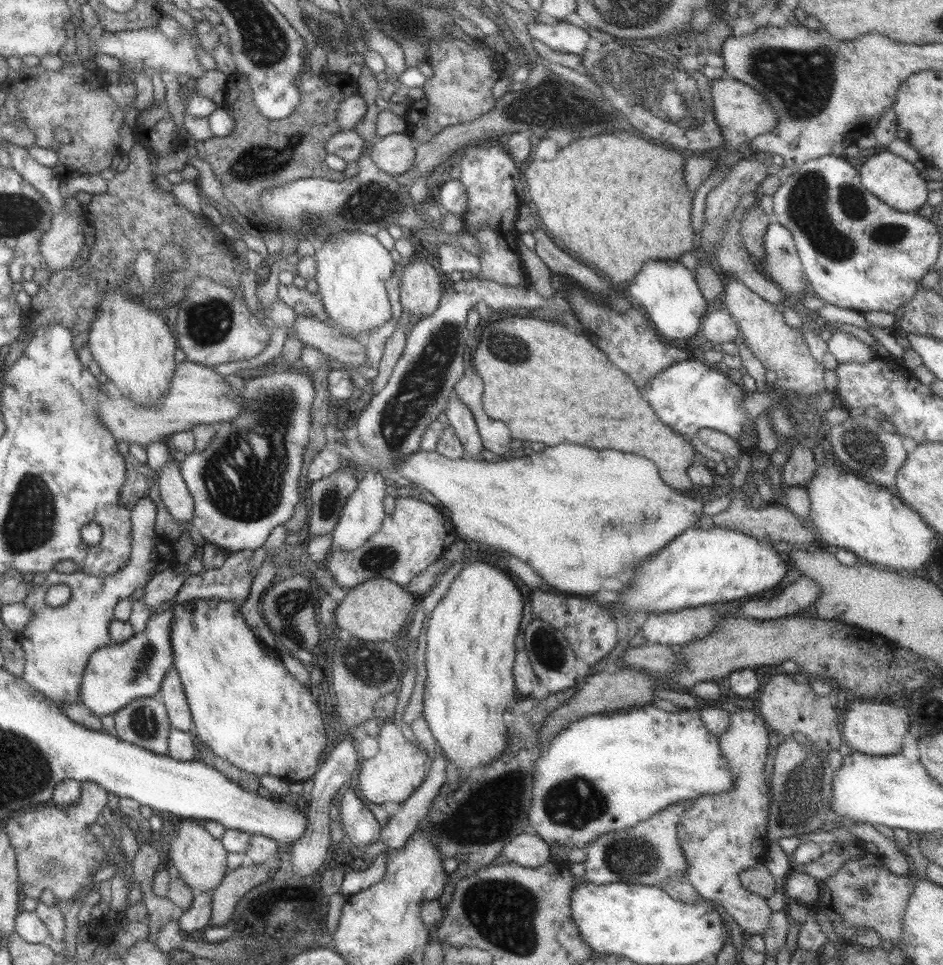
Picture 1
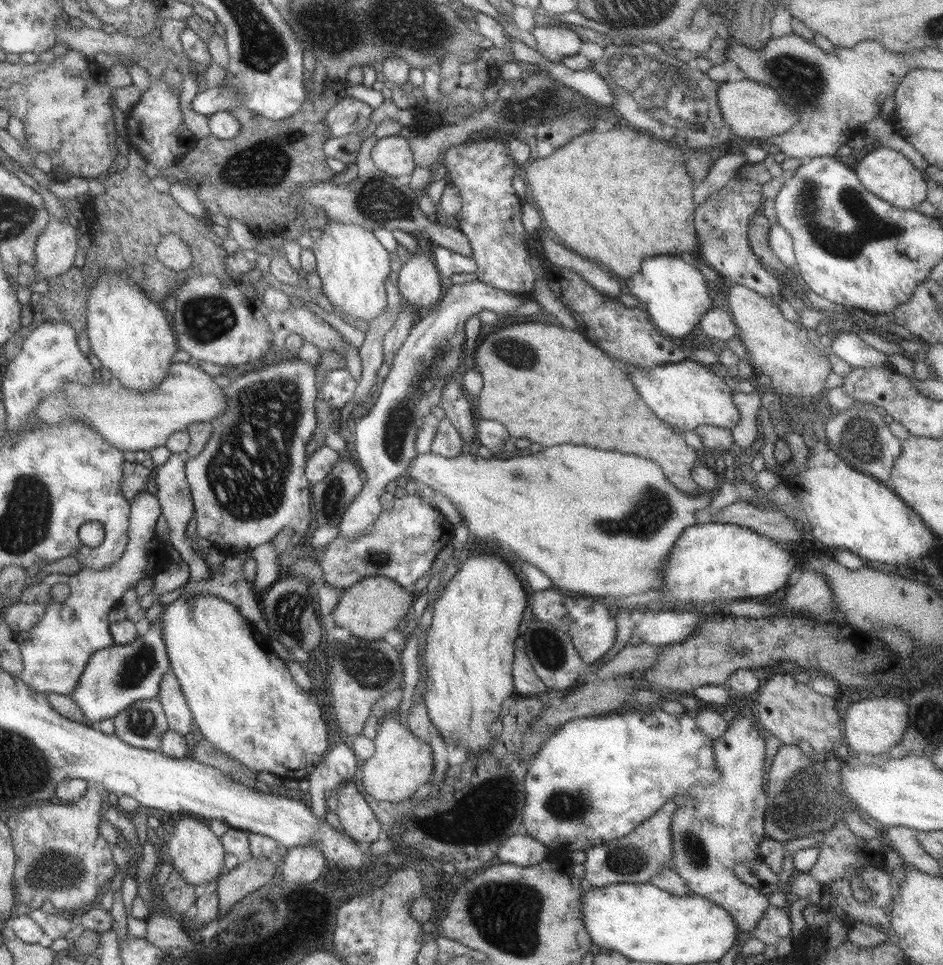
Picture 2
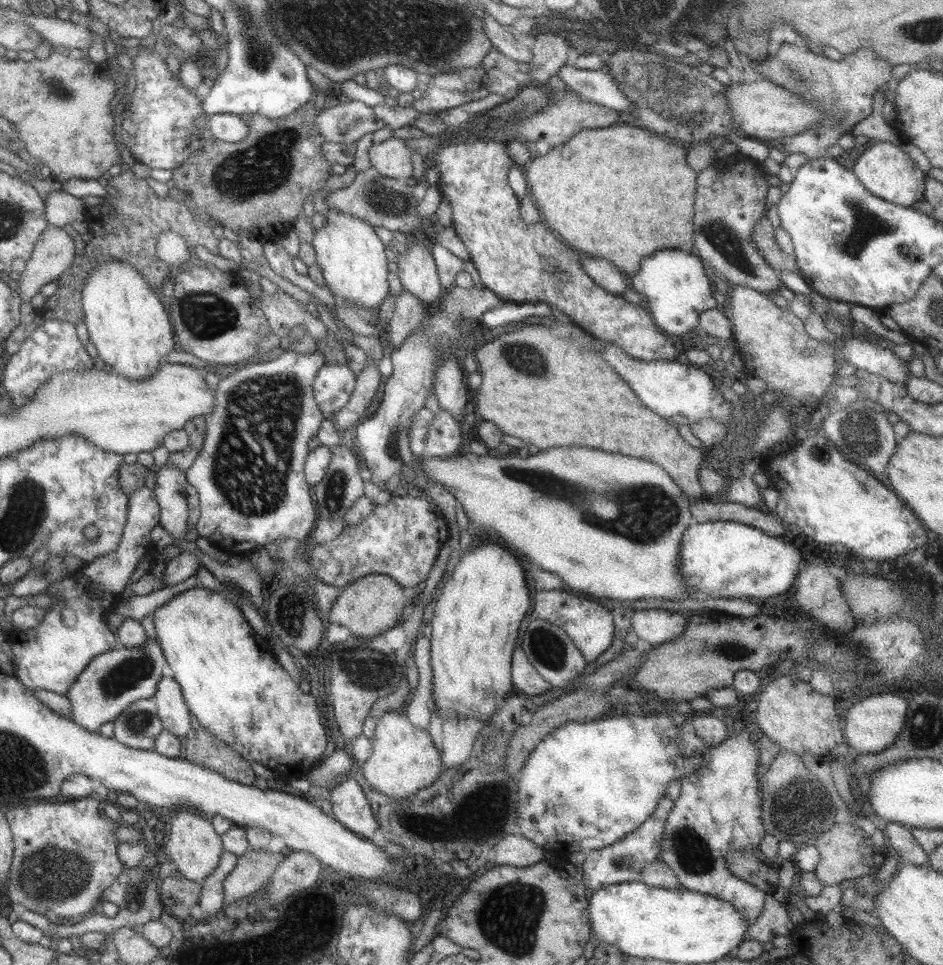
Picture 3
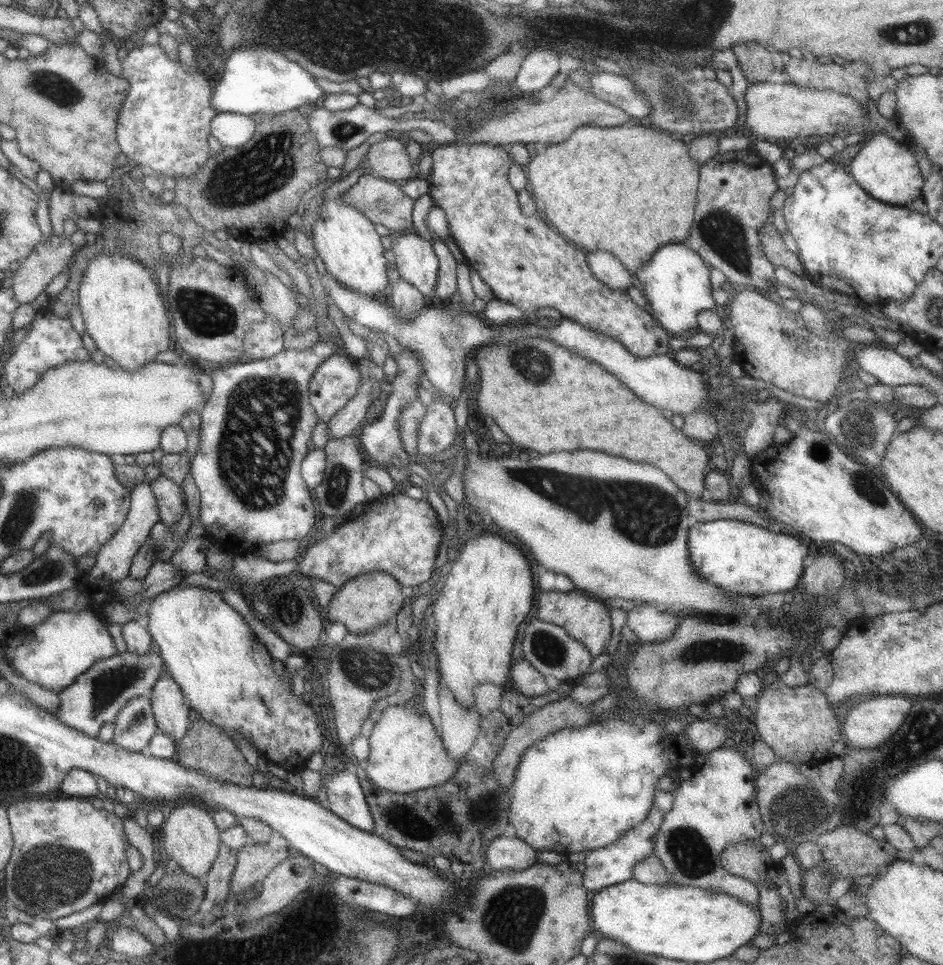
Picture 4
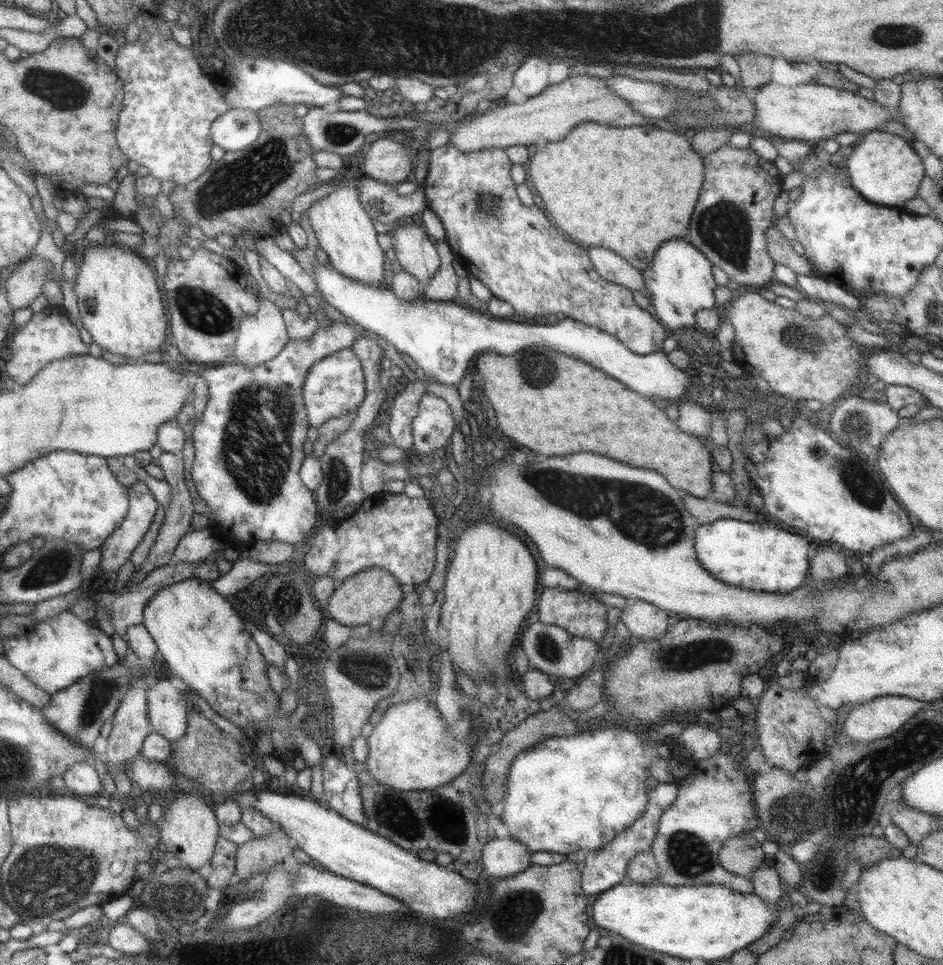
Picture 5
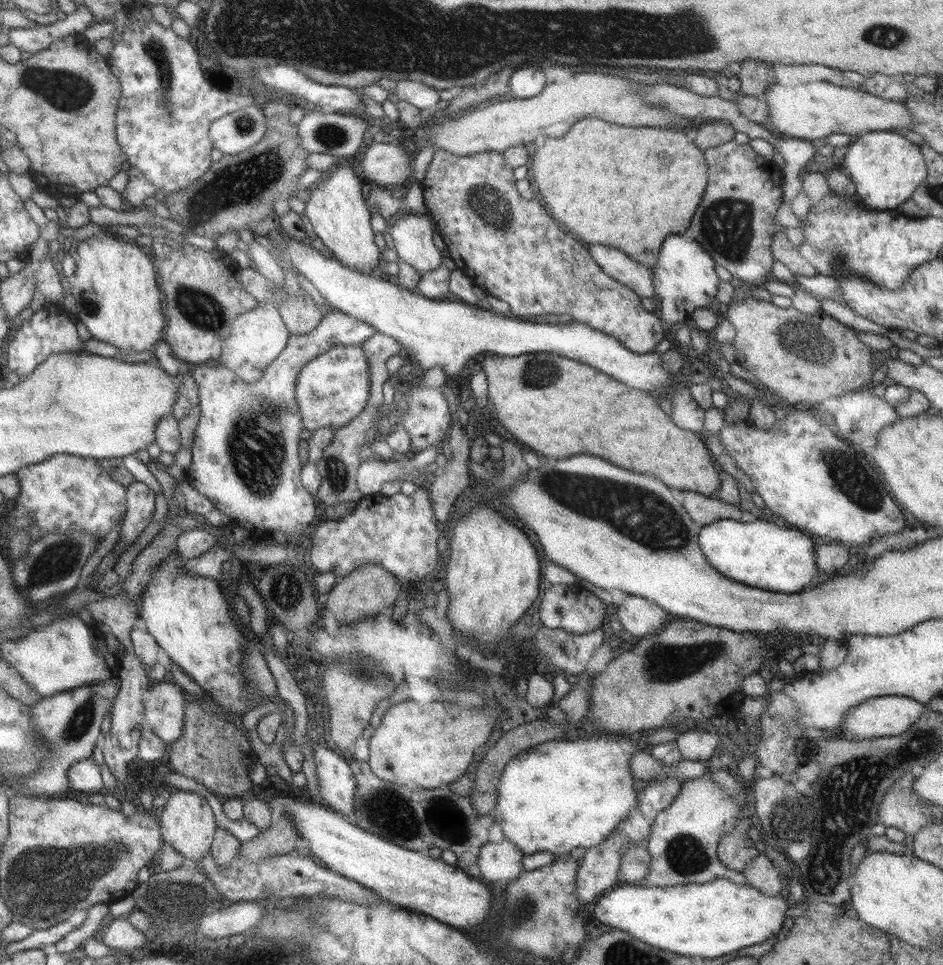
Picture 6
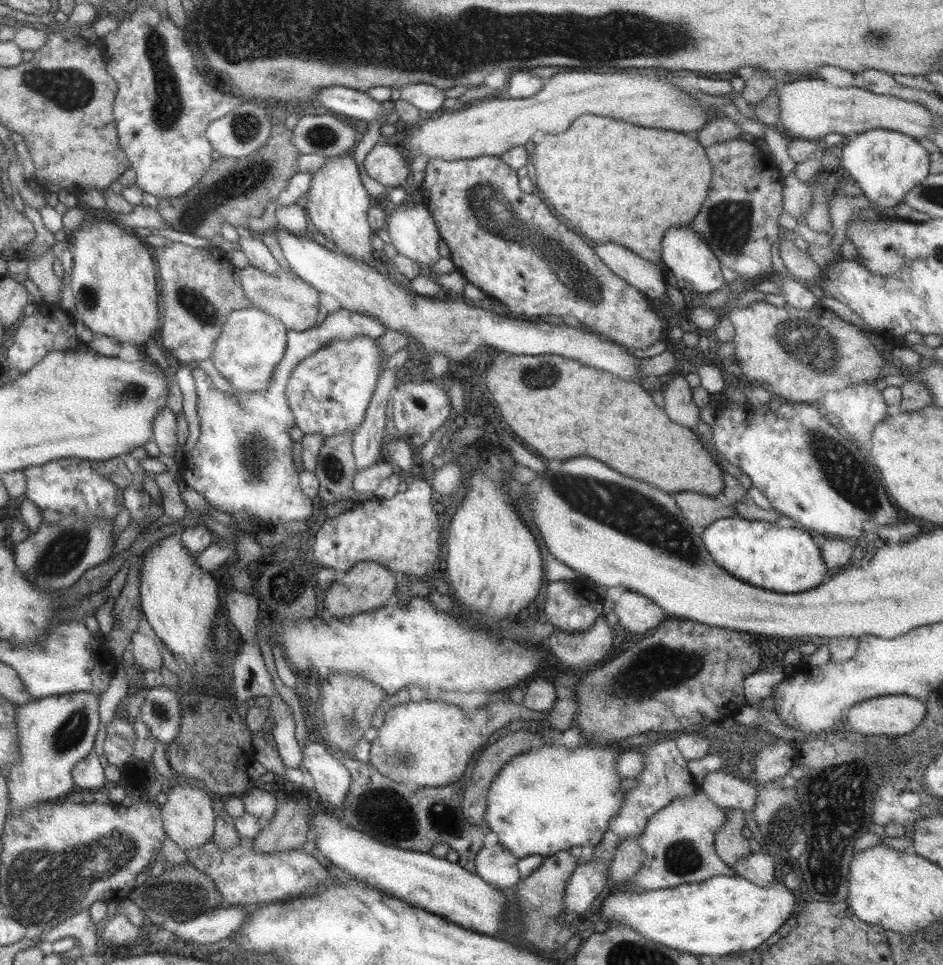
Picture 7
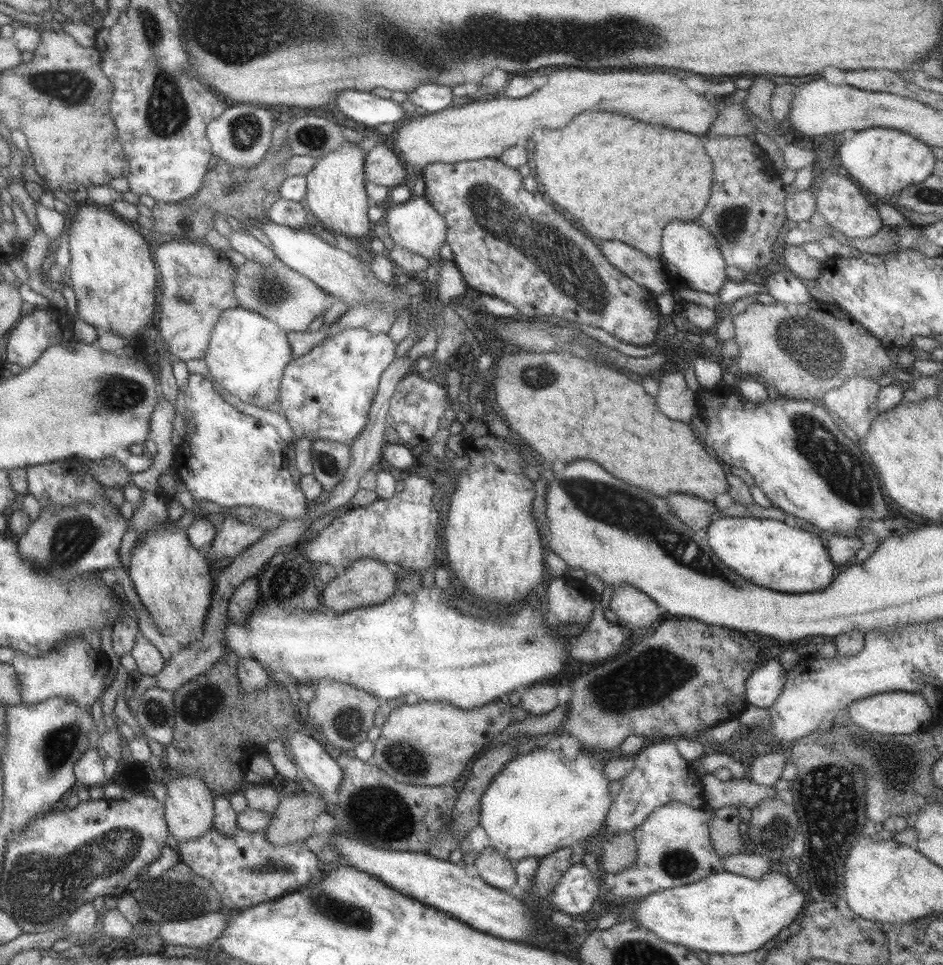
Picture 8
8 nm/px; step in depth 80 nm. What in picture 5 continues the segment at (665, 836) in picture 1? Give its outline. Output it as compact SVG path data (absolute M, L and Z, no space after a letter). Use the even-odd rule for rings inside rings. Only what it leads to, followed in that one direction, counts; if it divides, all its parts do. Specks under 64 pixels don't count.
M658 784L653 787L648 791L646 809L631 826L616 834L613 840L607 842L607 844L603 844L594 851L585 851L584 867L580 872L580 887L585 896L593 899L600 892L609 890L609 888L626 880L628 862L638 852L650 850L661 813L664 808L671 806L671 803L676 799L676 792L676 784Z

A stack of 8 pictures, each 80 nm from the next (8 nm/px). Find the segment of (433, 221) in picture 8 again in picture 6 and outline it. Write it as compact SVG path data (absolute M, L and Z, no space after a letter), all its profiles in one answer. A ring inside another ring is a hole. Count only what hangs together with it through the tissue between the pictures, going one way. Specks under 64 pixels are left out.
M407 212L389 222L388 233L398 260L410 264L420 275L441 265L442 254L433 244L433 233L423 212Z

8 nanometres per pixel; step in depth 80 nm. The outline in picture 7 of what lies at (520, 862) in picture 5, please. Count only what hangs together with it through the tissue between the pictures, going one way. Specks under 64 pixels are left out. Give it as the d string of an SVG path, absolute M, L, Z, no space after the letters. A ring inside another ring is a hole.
M497 842L490 848L481 847L475 857L475 872L492 886L513 888L520 879L517 857Z

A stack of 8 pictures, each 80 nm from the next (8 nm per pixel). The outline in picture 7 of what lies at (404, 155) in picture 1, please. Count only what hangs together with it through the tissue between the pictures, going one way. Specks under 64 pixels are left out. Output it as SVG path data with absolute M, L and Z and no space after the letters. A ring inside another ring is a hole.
M377 142L362 163L367 176L388 190L409 183L409 160L401 155L400 147Z

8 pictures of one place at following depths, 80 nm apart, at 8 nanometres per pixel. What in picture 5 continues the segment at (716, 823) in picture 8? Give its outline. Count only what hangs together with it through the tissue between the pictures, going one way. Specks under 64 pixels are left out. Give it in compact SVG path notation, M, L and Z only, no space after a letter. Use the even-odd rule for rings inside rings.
M747 832L728 838L718 850L719 864L727 872L748 879L752 878L754 870L763 863L763 859L773 865L773 858L767 858L761 843Z

